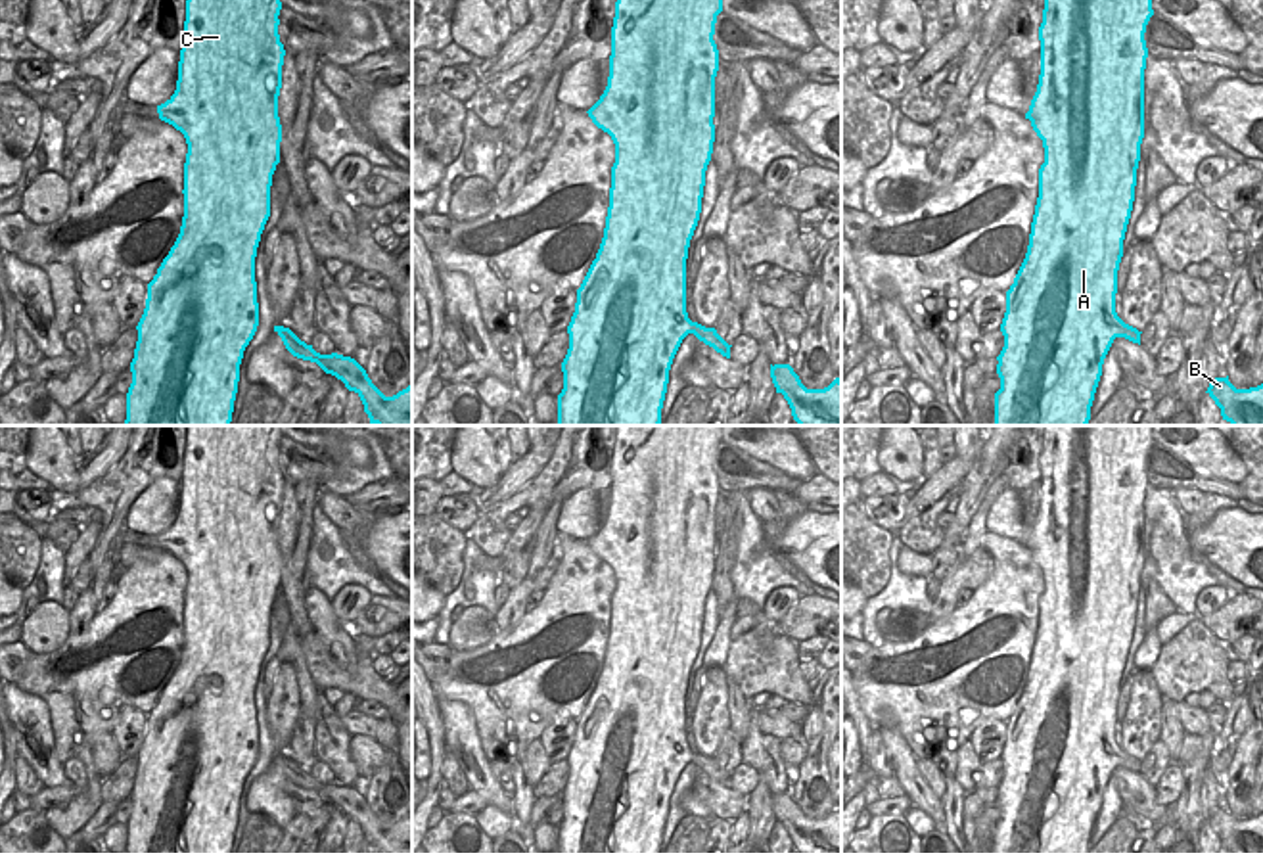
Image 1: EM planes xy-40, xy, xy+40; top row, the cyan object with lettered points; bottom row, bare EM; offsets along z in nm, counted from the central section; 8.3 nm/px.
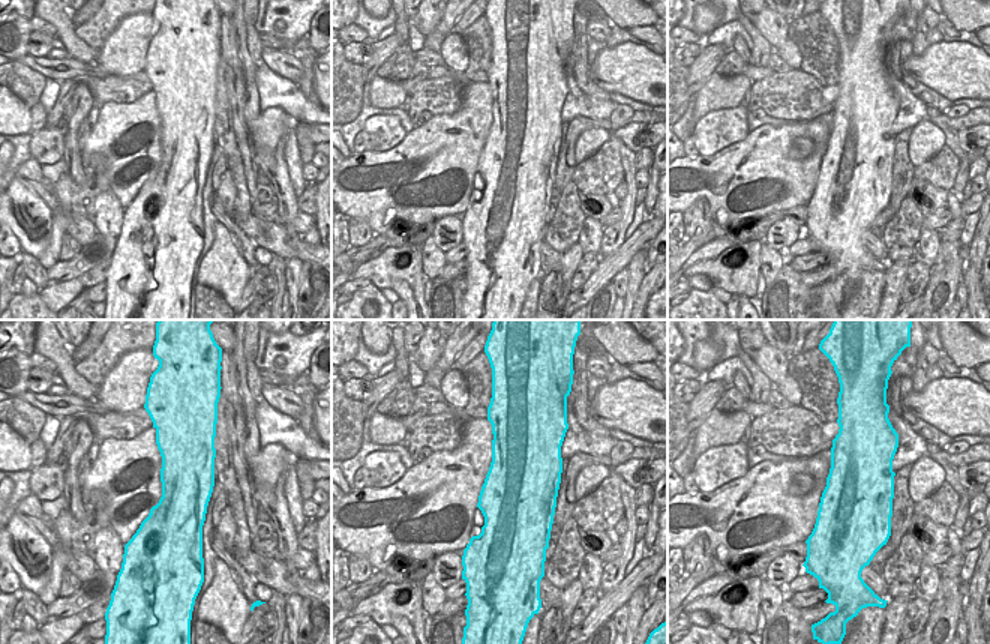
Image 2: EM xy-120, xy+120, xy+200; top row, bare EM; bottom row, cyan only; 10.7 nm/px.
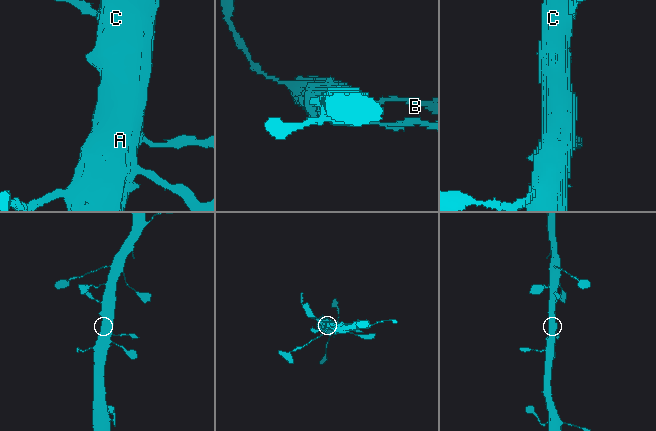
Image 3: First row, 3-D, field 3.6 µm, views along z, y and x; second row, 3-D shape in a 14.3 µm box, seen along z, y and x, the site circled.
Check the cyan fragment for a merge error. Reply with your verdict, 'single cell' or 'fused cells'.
single cell

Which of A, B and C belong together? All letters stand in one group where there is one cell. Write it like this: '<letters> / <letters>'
A B C

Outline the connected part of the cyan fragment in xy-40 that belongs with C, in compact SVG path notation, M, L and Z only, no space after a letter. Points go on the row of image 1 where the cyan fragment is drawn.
M186 0L184 38L178 61L178 81L174 94L157 105L159 119L180 130L188 144L184 163L184 217L180 234L163 259L157 274L148 284L148 299L144 314L136 326L138 341L130 362L132 383L126 393L125 426L230 426L234 401L240 381L240 364L243 351L253 339L259 326L259 303L255 282L255 257L261 234L270 217L270 186L276 165L280 163L282 125L278 117L278 96L282 88L284 44L280 42L280 0Z

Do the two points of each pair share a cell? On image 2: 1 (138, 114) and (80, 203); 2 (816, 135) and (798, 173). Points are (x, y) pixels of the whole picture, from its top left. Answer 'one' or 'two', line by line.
1: one
2: one

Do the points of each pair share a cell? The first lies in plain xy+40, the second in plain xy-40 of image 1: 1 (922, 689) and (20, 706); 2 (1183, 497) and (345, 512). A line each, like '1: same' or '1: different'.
1: different
2: same

